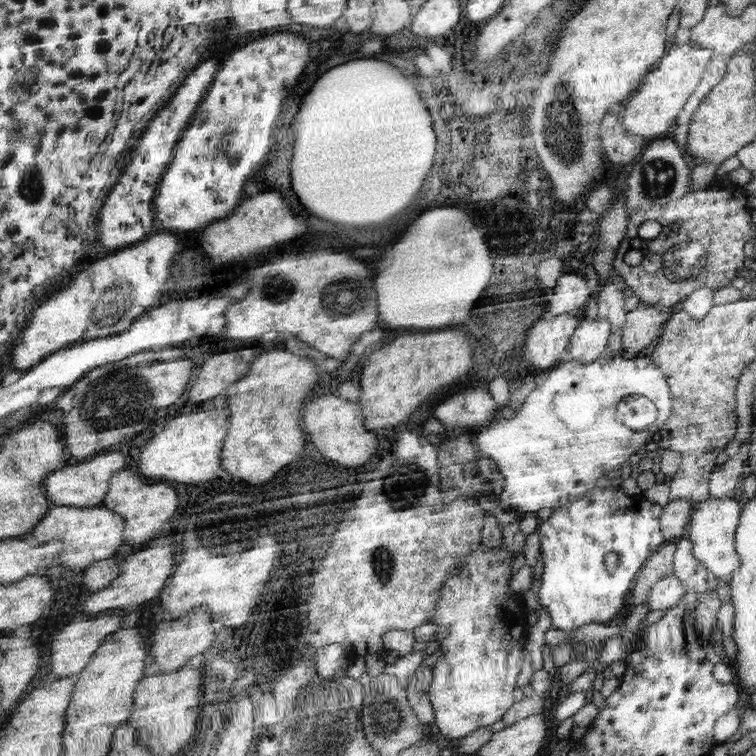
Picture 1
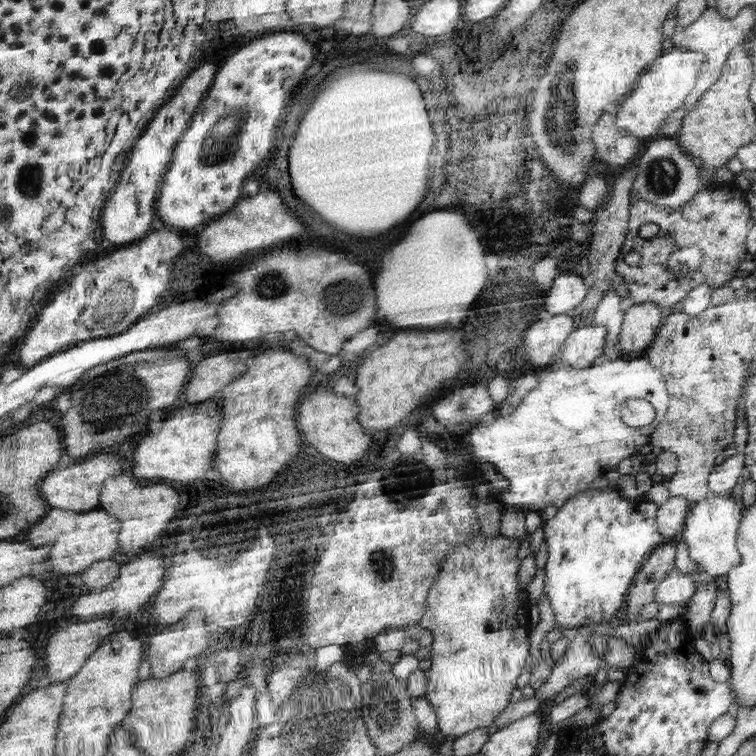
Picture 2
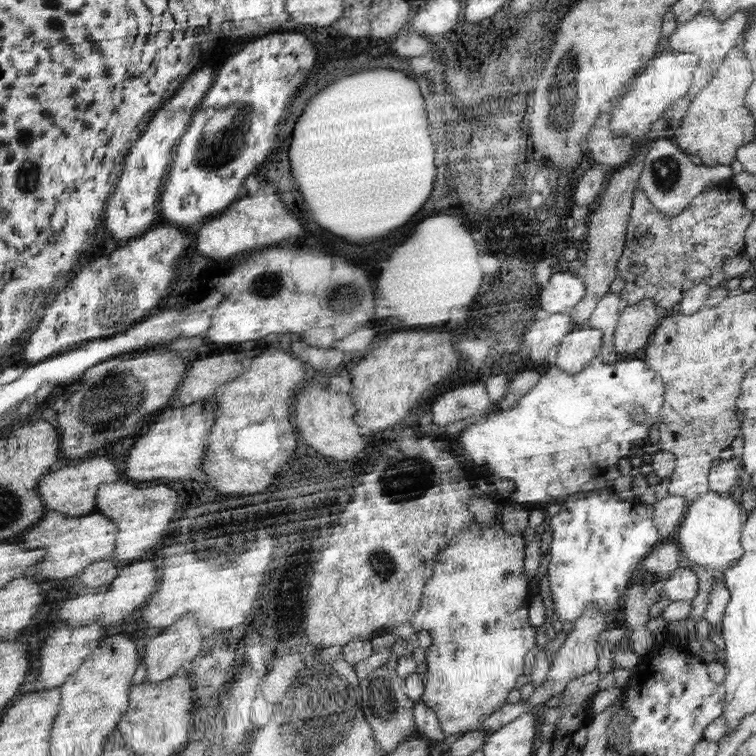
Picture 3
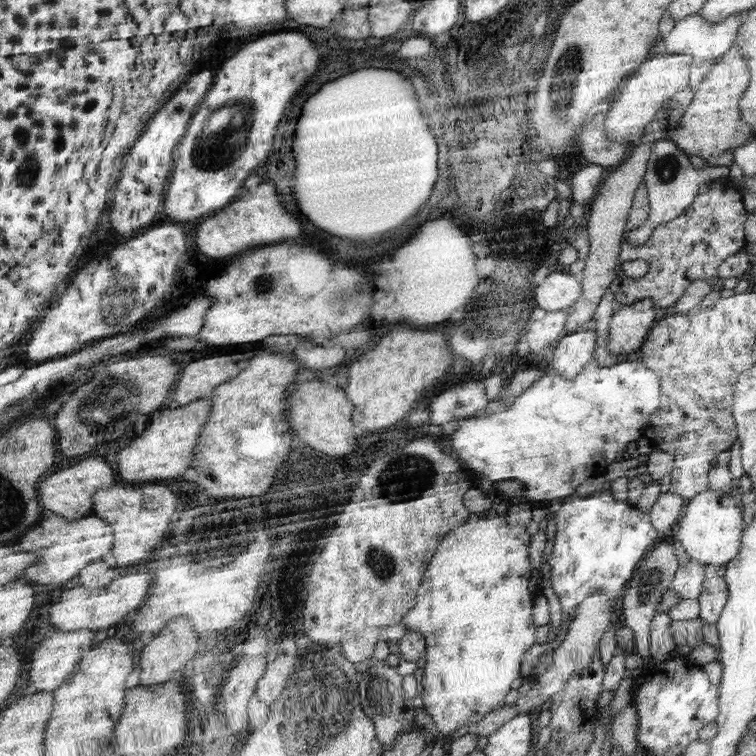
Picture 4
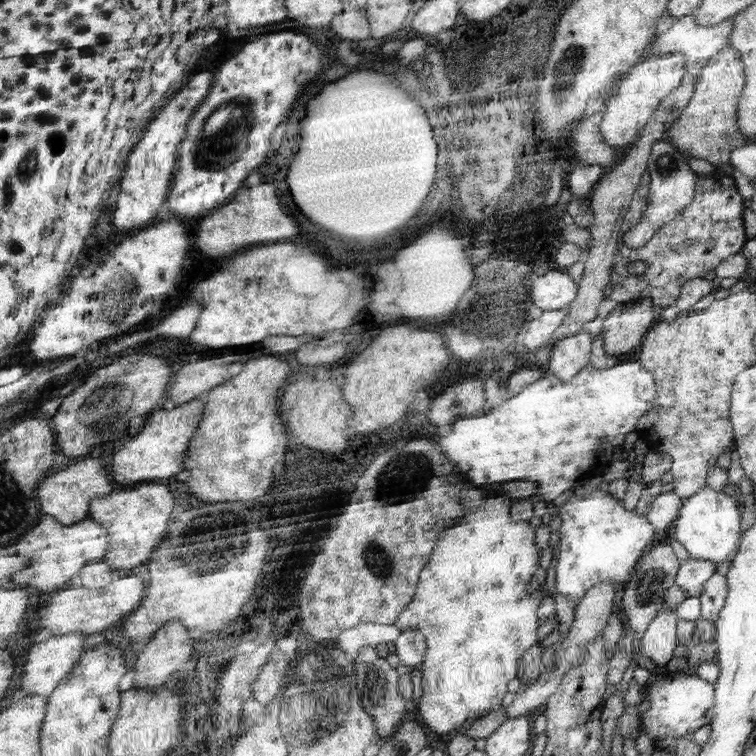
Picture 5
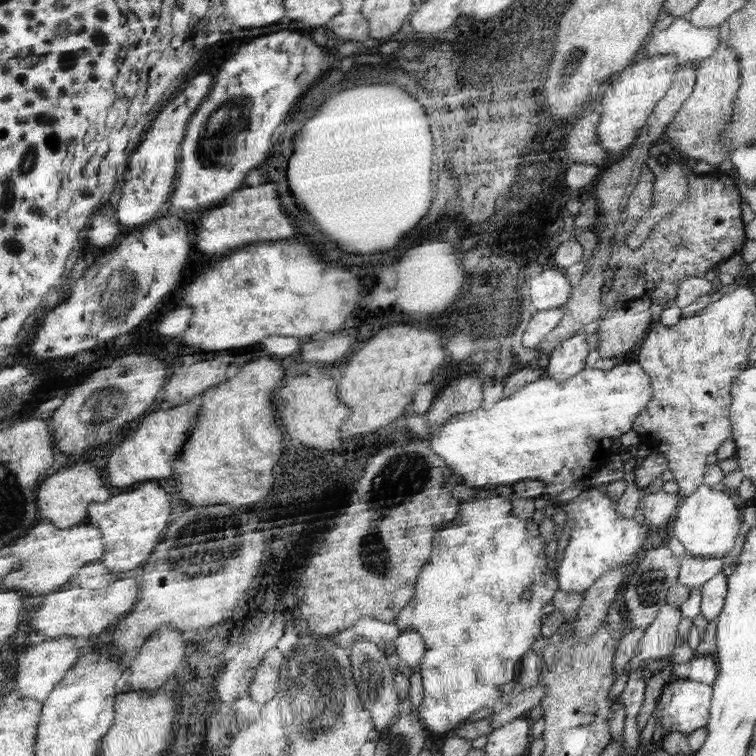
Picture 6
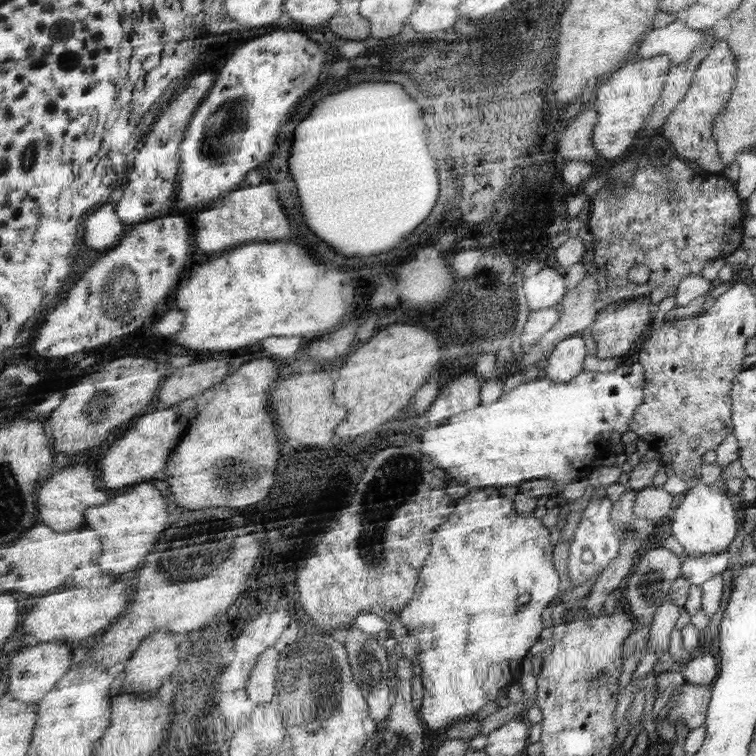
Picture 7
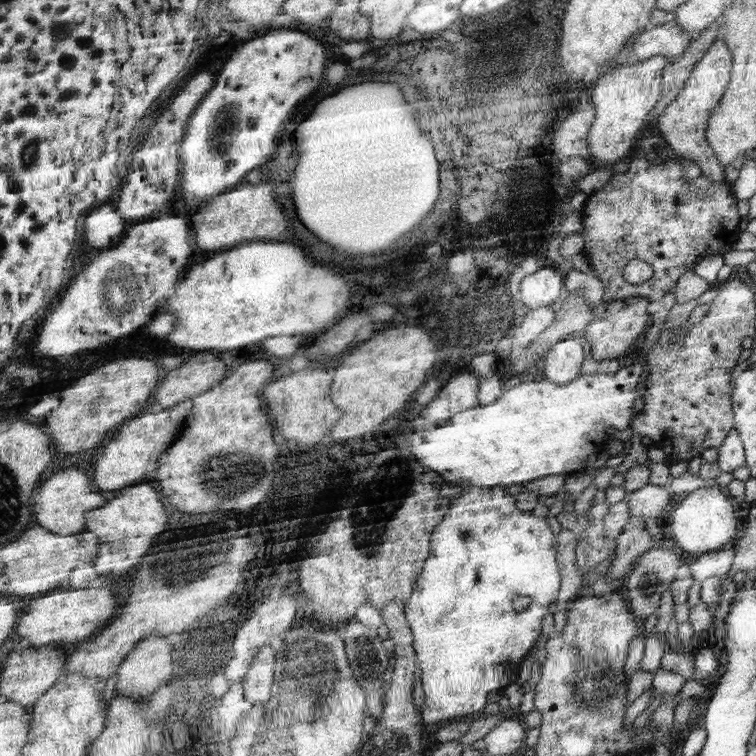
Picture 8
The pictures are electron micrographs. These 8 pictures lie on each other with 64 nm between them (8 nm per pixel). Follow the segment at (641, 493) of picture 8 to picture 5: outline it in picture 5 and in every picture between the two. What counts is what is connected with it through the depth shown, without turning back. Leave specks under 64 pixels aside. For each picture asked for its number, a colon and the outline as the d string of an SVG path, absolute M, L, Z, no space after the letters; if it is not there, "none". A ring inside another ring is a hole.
5: M659 492L659 496L655 496L655 500L647 504L647 518L655 526L659 536L665 536L665 538L671 536L673 522L679 520L679 512L683 504L685 500L681 500L681 496L675 492L669 492L669 494Z
6: M665 490L645 494L641 504L637 506L637 512L643 514L645 520L655 528L671 528L677 510L679 510L677 494L669 494Z
7: M649 486L637 492L637 502L633 506L633 512L639 518L649 518L655 524L661 524L661 522L669 522L675 510L673 502L675 502L675 496L665 486L663 488Z

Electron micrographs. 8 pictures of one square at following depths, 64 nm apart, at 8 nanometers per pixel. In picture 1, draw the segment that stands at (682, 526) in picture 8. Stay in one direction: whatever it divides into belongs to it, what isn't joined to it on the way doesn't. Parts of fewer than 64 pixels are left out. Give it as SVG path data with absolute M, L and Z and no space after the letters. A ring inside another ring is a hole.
M709 498L701 504L695 504L693 508L693 518L691 518L691 528L687 530L685 538L693 542L693 552L697 560L723 584L731 580L731 574L741 568L741 556L735 550L735 532L739 528L739 504L733 498Z

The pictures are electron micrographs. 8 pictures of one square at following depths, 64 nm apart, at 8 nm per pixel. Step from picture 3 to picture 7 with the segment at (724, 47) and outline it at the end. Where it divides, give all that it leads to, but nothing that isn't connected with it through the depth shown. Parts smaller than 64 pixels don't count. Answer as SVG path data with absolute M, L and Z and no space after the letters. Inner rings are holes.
M677 20L661 30L651 30L641 40L639 48L635 50L635 58L655 58L655 56L669 56L673 64L681 64L689 58L693 58L693 52L697 52L703 46L703 32L691 30L683 20Z

